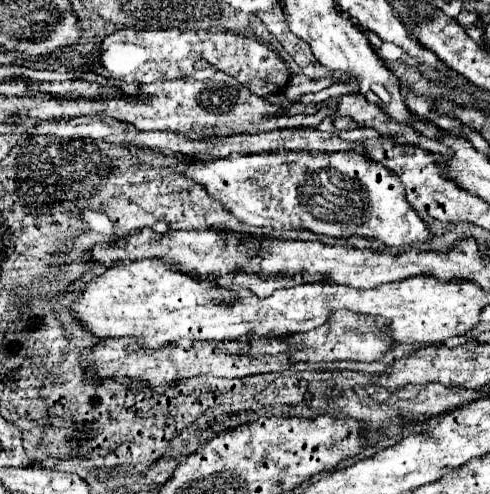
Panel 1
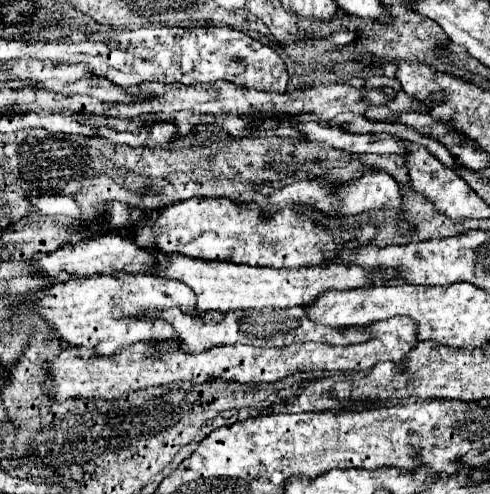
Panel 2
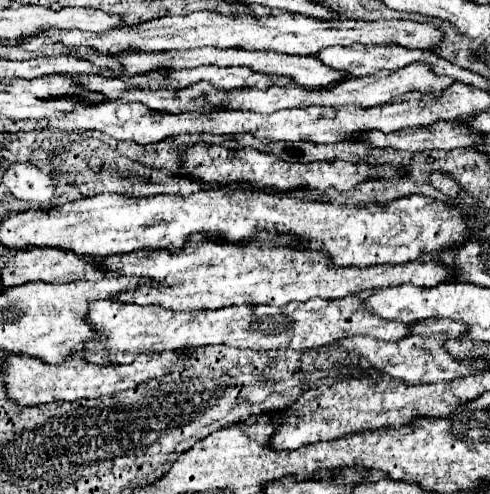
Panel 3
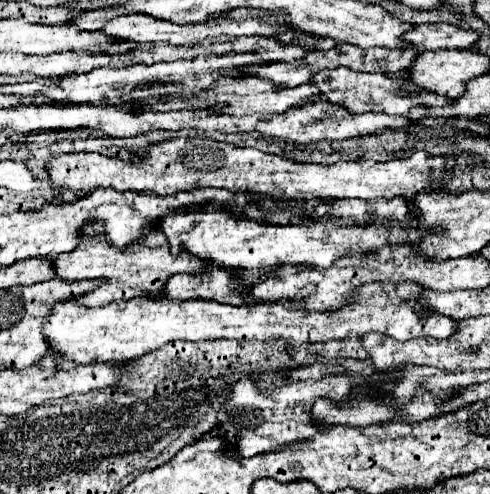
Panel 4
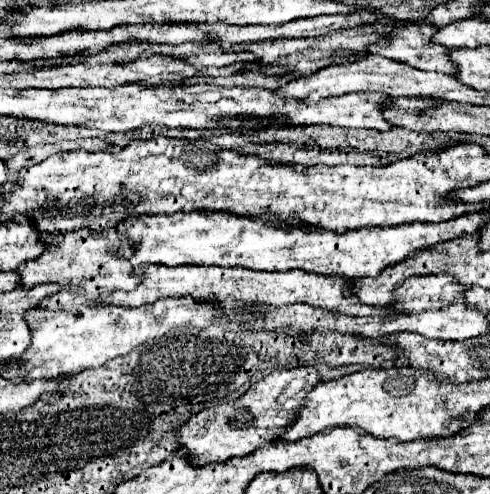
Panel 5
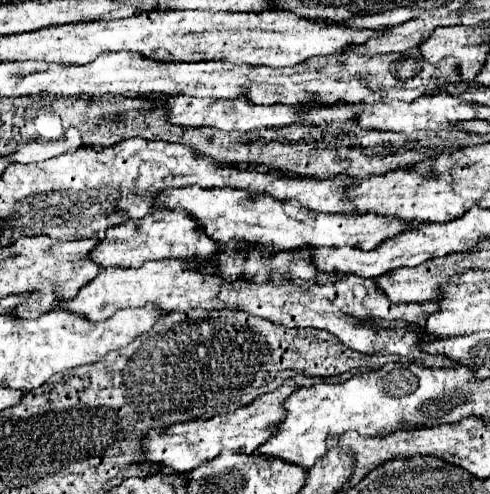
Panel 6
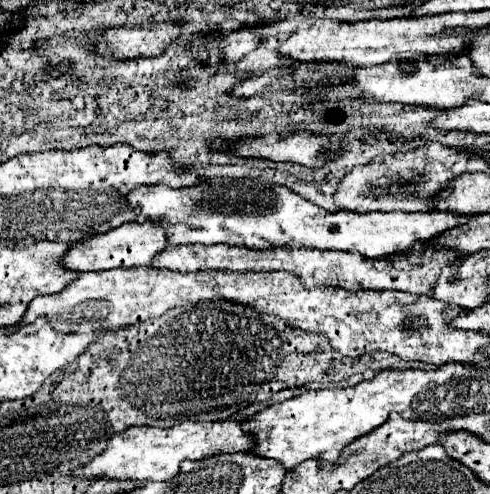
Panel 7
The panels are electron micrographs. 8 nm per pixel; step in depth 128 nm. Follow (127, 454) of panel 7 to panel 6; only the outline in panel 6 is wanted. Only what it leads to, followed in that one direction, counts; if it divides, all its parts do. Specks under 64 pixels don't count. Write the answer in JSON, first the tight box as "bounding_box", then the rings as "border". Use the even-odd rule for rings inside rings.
{"bounding_box":[144,378,296,474],"border":[[[286,378],[282,382],[282,386],[278,386],[276,390],[258,396],[252,404],[242,406],[234,412],[228,414],[218,414],[214,418],[208,420],[190,420],[190,422],[178,422],[168,426],[162,432],[150,430],[148,438],[144,440],[144,458],[146,458],[146,466],[148,464],[160,464],[162,470],[170,470],[170,472],[180,472],[180,474],[188,474],[190,470],[198,468],[200,464],[214,460],[220,452],[230,450],[236,454],[252,454],[256,452],[258,446],[264,444],[264,440],[268,440],[268,436],[272,436],[272,432],[284,422],[284,400],[296,390],[296,382],[294,378]]]}

